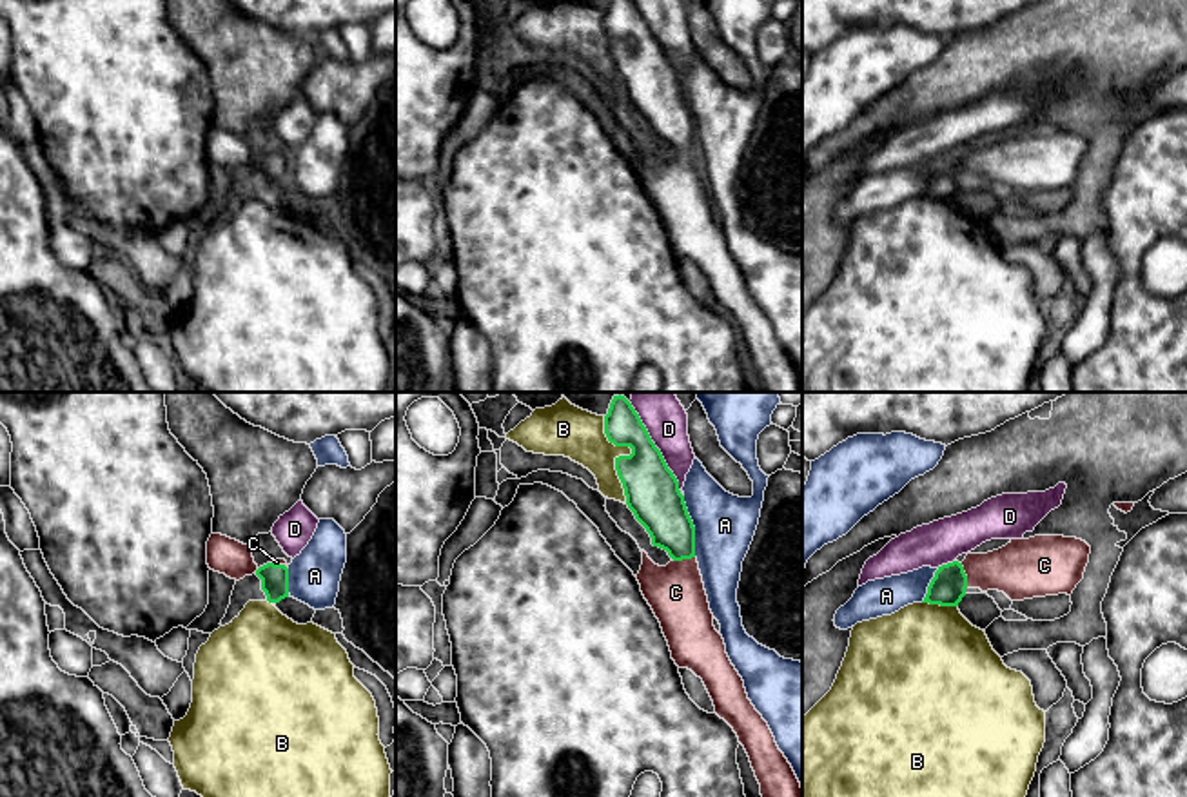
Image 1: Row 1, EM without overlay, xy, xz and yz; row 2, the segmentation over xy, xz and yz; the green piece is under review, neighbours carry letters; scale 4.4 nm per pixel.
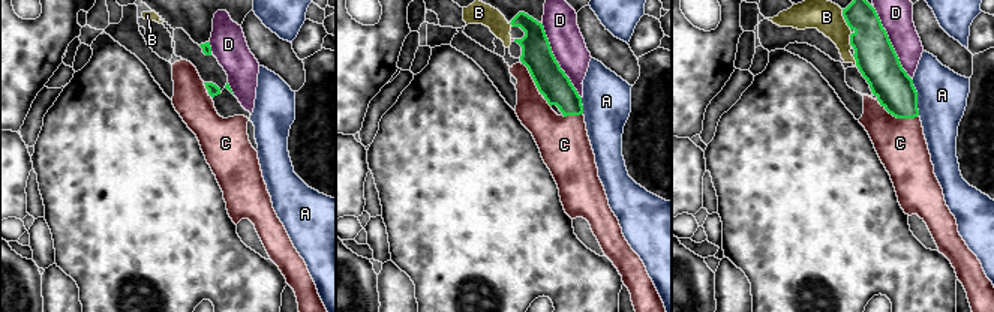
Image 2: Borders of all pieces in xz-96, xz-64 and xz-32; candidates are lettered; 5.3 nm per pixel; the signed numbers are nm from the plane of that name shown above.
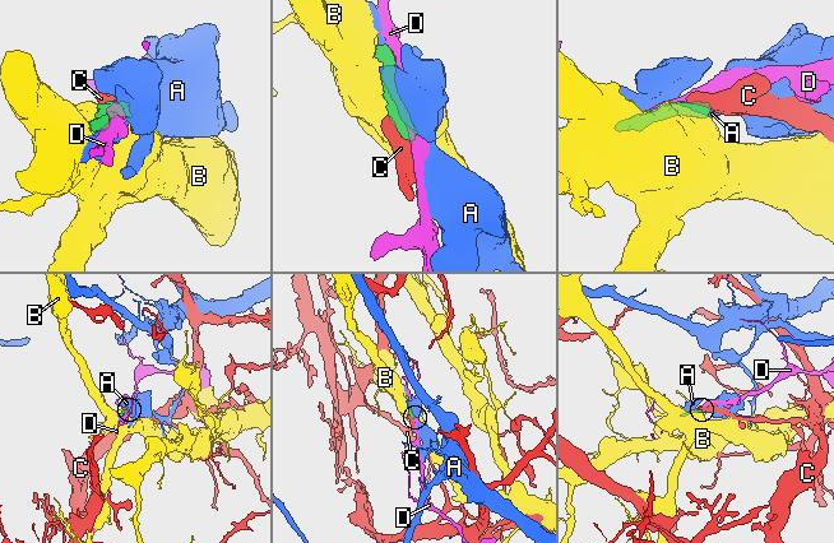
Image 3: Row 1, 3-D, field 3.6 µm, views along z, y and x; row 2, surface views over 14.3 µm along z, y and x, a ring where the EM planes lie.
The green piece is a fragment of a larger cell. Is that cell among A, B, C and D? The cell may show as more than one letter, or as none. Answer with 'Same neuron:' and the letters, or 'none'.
Same neuron: C

